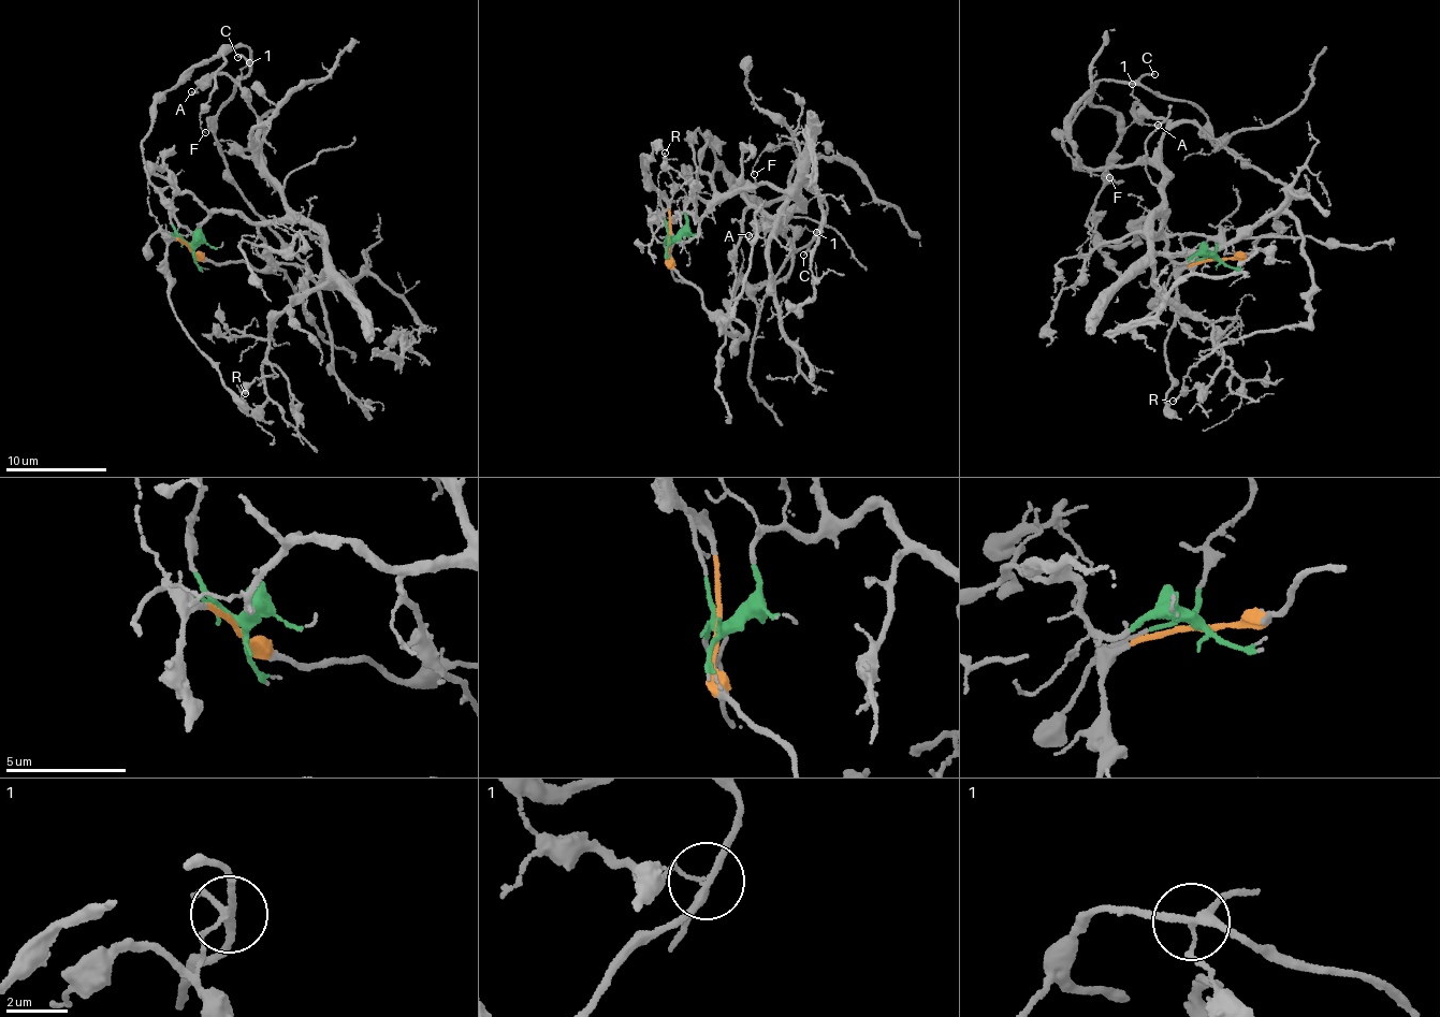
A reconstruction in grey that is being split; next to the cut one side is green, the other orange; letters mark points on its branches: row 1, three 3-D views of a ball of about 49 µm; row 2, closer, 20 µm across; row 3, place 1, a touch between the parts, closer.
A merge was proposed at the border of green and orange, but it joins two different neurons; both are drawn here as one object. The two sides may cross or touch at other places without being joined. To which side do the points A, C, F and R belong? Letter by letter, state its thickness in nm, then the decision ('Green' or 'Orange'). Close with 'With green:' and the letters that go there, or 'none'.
A: Thickness 130 nm. Green
C: Thickness 150 nm. Orange
F: Thickness 90 nm. Orange
R: Thickness 150 nm. Green
With green: A, R

